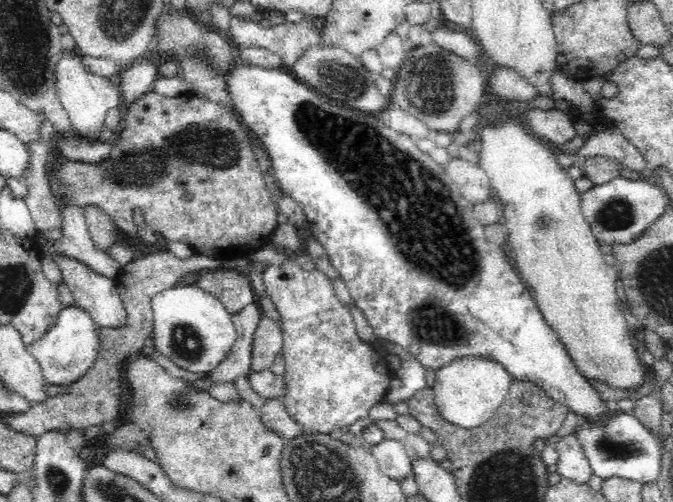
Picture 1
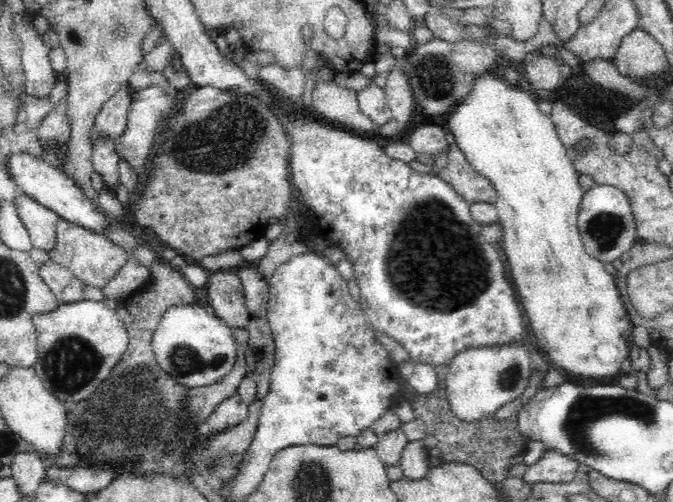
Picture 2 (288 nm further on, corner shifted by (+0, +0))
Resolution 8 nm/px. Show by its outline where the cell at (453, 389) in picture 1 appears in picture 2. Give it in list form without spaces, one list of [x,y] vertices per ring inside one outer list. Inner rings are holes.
[[[480,346],[480,348],[466,348],[460,354],[454,356],[454,362],[448,366],[446,374],[446,392],[448,402],[454,410],[454,414],[464,422],[478,422],[486,416],[494,416],[498,408],[502,408],[506,402],[514,402],[524,396],[524,392],[530,386],[530,378],[536,370],[532,370],[532,356],[528,346]]]

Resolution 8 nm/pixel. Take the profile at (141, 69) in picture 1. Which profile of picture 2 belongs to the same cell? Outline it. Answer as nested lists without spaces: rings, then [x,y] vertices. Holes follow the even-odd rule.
[[[122,86],[96,114],[94,126],[90,128],[90,144],[92,148],[100,142],[110,138],[114,144],[116,140],[124,134],[128,126],[128,106],[132,102],[134,88],[132,86]]]

